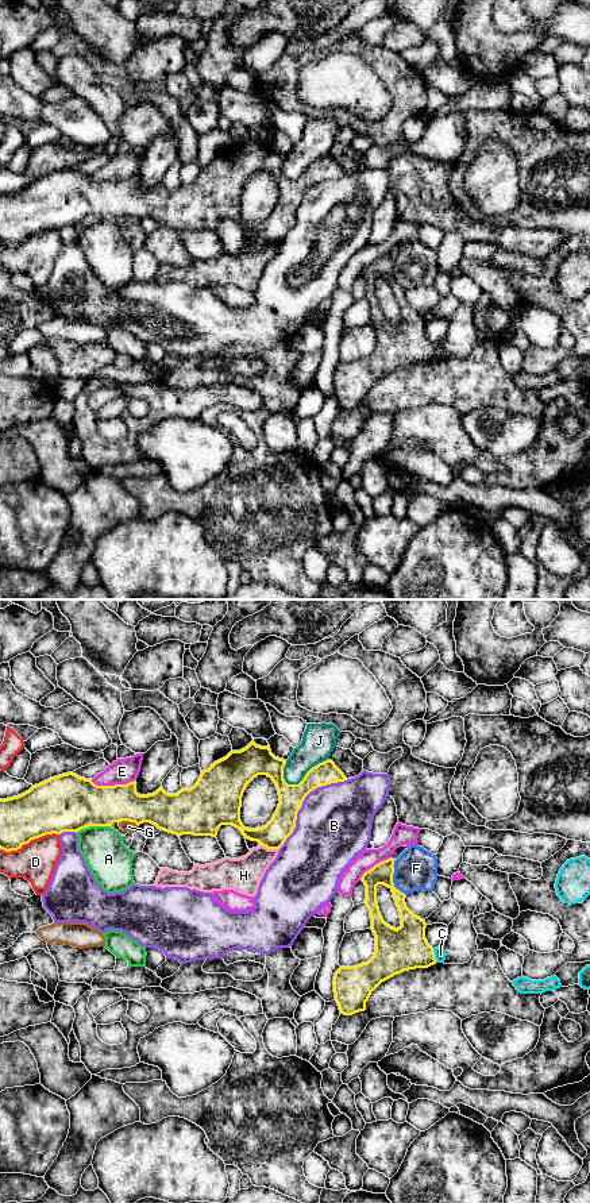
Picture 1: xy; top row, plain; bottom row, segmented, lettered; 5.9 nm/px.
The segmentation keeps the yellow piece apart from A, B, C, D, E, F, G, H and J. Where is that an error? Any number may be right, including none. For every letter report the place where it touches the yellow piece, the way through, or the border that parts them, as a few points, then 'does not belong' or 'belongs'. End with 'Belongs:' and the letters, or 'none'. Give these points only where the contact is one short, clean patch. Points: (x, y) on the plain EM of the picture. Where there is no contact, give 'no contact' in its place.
A: contact xy (92, 220); does not belong
B: contact xy (303, 196); does not belong
C: contact xy (434, 351); border xy (432, 344), (436, 357); does not belong
D: contact xy (29, 236); does not belong
E: contact xy (112, 181); does not belong
F: contact xy (392, 274); does not belong
G: contact xy (128, 215); border xy (119, 216), (134, 216), (138, 220); does not belong
H: contact xy (269, 243); border xy (259, 239), (278, 245); does not belong
J: contact xy (305, 170); does not belong
Belongs: none

